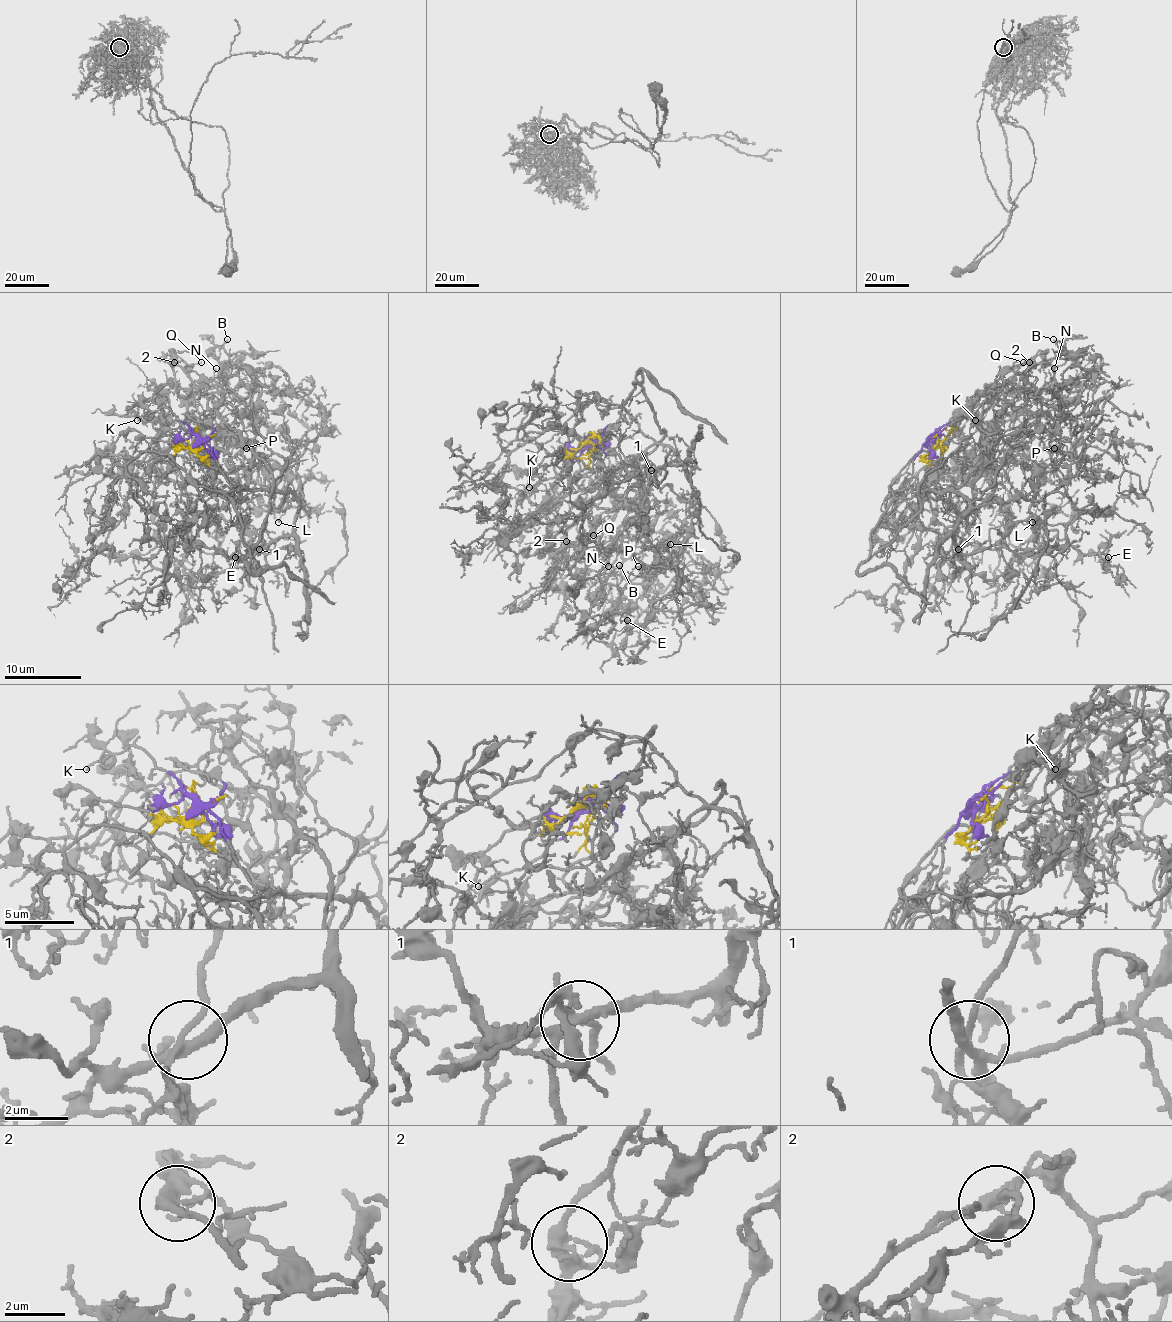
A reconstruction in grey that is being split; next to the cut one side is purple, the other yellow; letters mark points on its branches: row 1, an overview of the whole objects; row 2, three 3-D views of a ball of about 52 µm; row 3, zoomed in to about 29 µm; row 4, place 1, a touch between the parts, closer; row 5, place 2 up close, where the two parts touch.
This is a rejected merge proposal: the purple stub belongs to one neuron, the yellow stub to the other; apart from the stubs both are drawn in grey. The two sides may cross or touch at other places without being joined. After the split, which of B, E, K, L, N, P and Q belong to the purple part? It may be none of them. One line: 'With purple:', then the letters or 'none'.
With purple: K, N, Q

